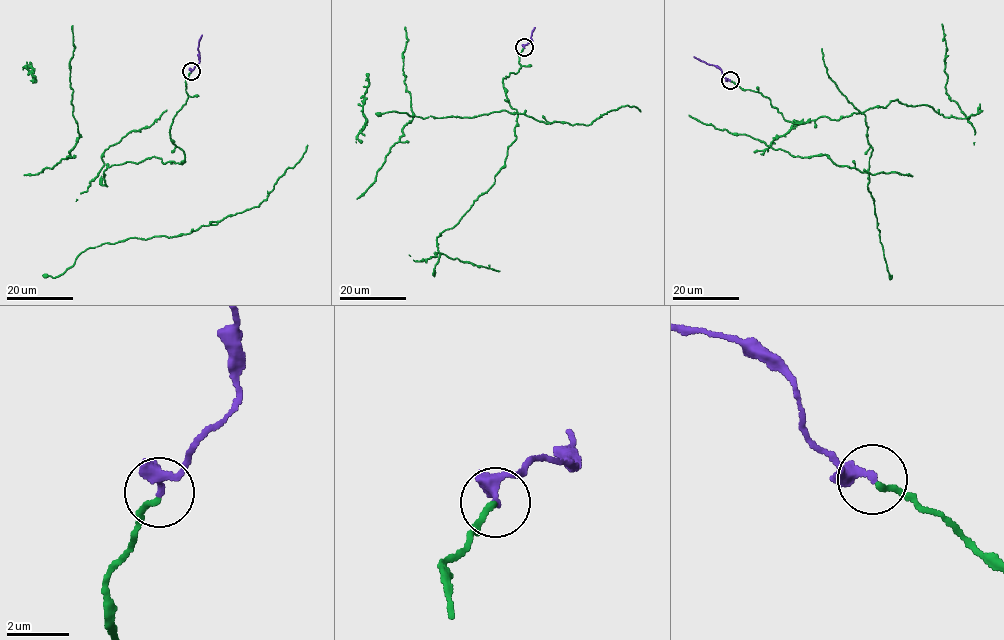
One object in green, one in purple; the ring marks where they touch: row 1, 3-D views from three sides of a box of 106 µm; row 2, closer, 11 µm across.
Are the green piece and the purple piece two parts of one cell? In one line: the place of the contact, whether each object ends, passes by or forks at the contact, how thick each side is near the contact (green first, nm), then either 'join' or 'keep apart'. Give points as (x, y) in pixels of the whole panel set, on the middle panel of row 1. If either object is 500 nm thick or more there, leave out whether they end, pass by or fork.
at (524, 47); green ends there; purple passes by; 180 nm thick on the green side, 220 nm on the other; keep apart

